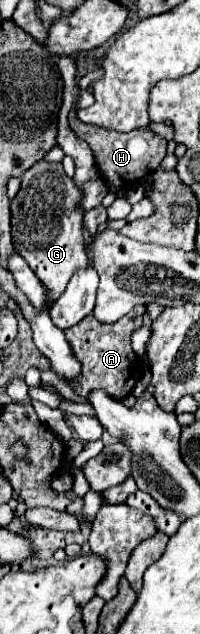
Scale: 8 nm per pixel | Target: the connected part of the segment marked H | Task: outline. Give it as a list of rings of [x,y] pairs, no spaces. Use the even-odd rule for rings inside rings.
[[[77,110],[69,112],[69,126],[75,132],[75,136],[83,142],[87,142],[95,154],[95,162],[101,170],[101,176],[105,182],[111,182],[117,188],[123,188],[127,182],[137,182],[145,174],[151,174],[159,168],[161,160],[167,156],[167,142],[161,136],[155,136],[149,128],[135,128],[131,132],[113,132],[103,126],[85,124],[77,118]]]

